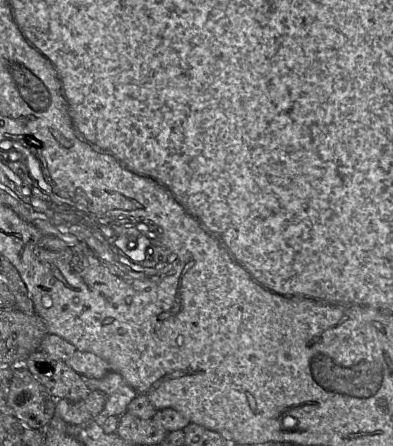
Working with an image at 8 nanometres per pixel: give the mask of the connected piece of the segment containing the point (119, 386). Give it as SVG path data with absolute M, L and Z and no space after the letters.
M109 372L101 379L81 377L91 391L102 391L107 397L103 410L93 419L101 427L110 416L124 414L128 404L137 396L136 390L119 373Z

